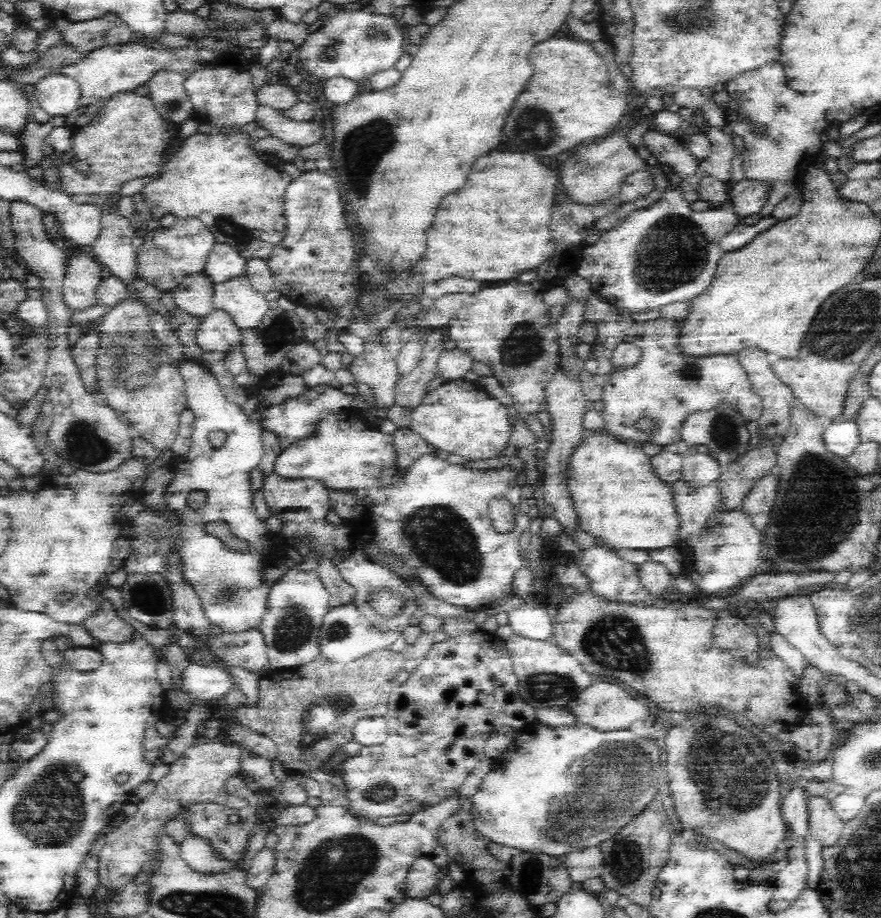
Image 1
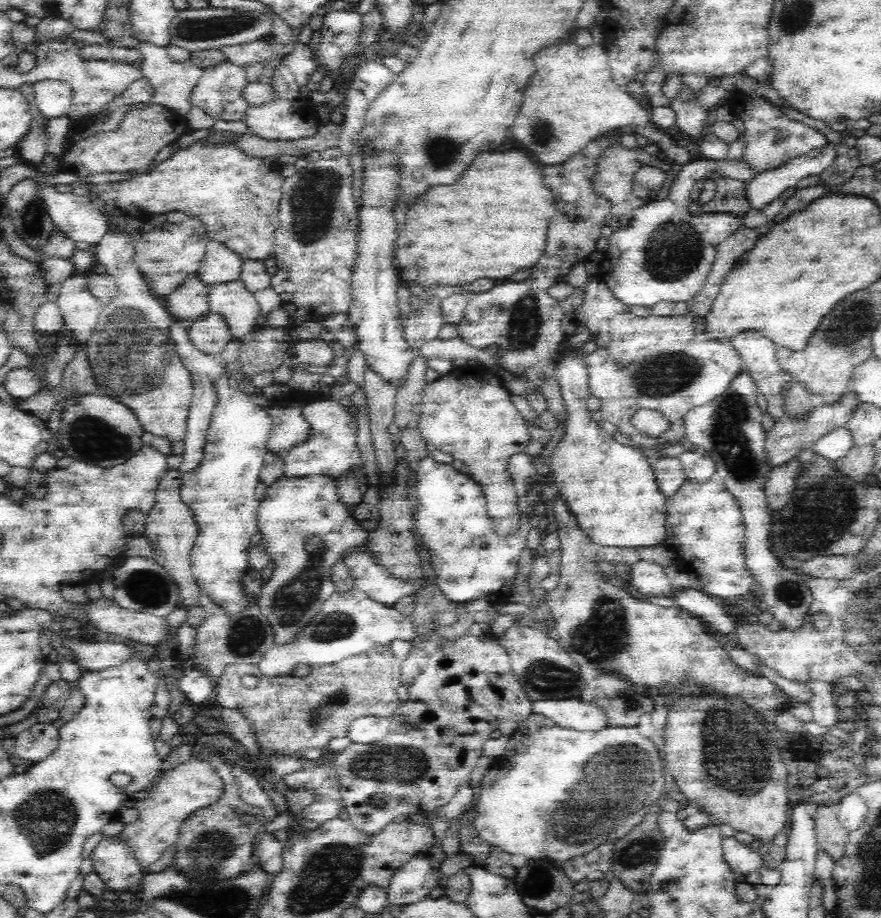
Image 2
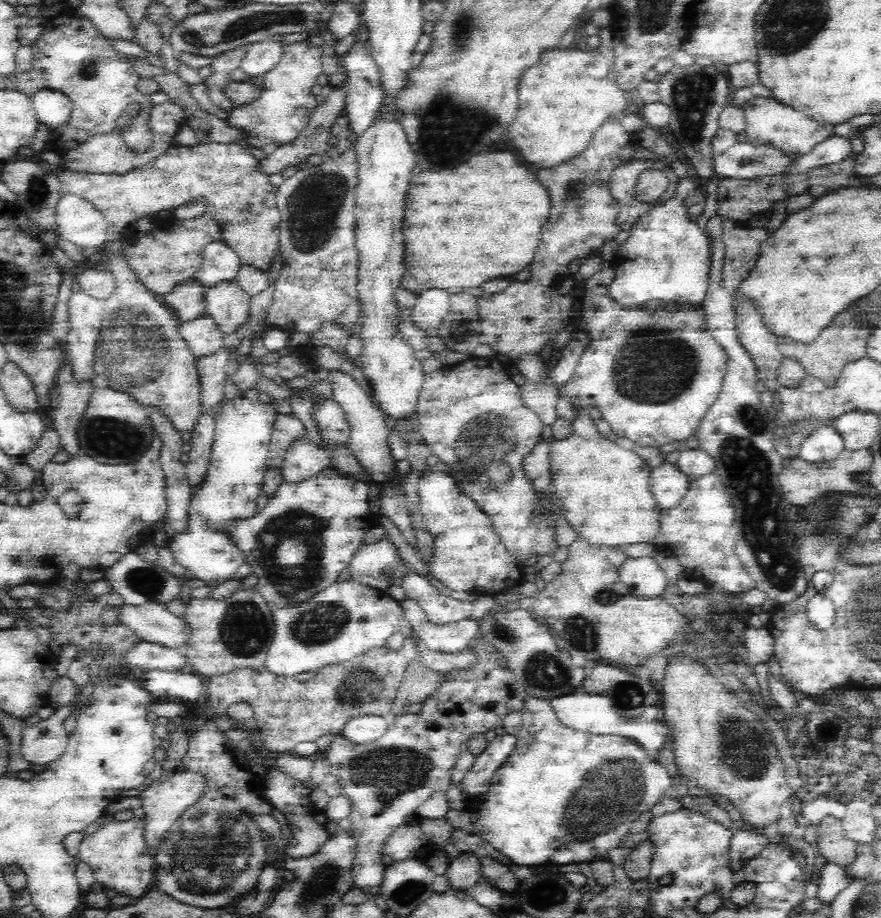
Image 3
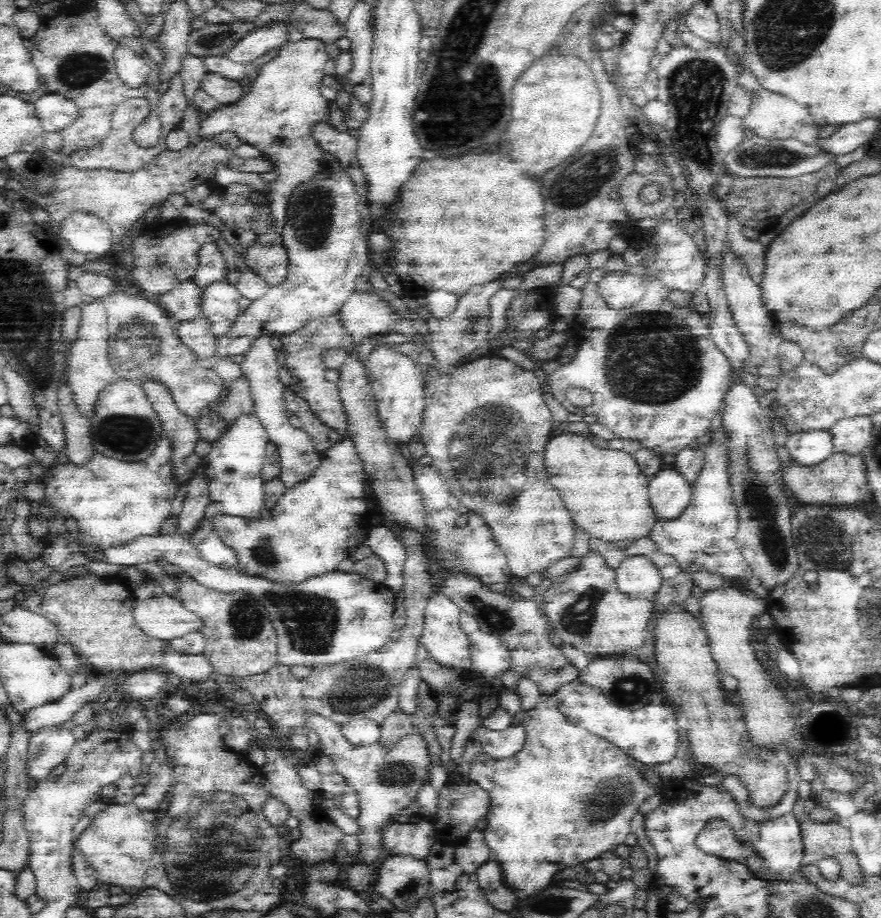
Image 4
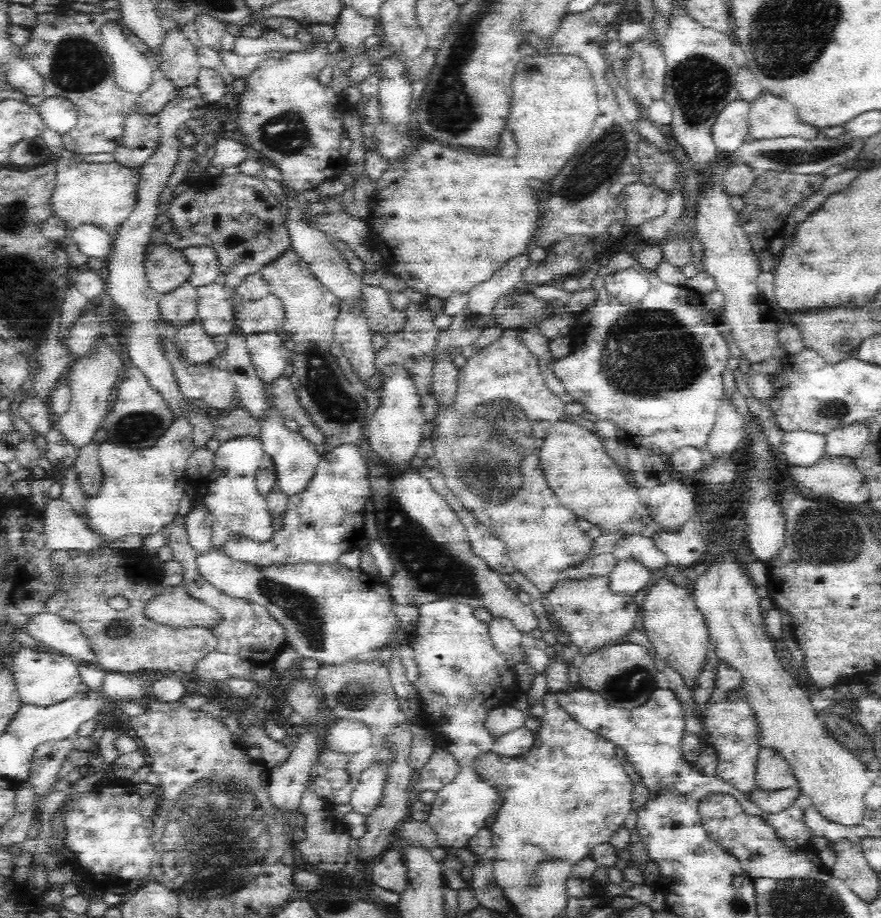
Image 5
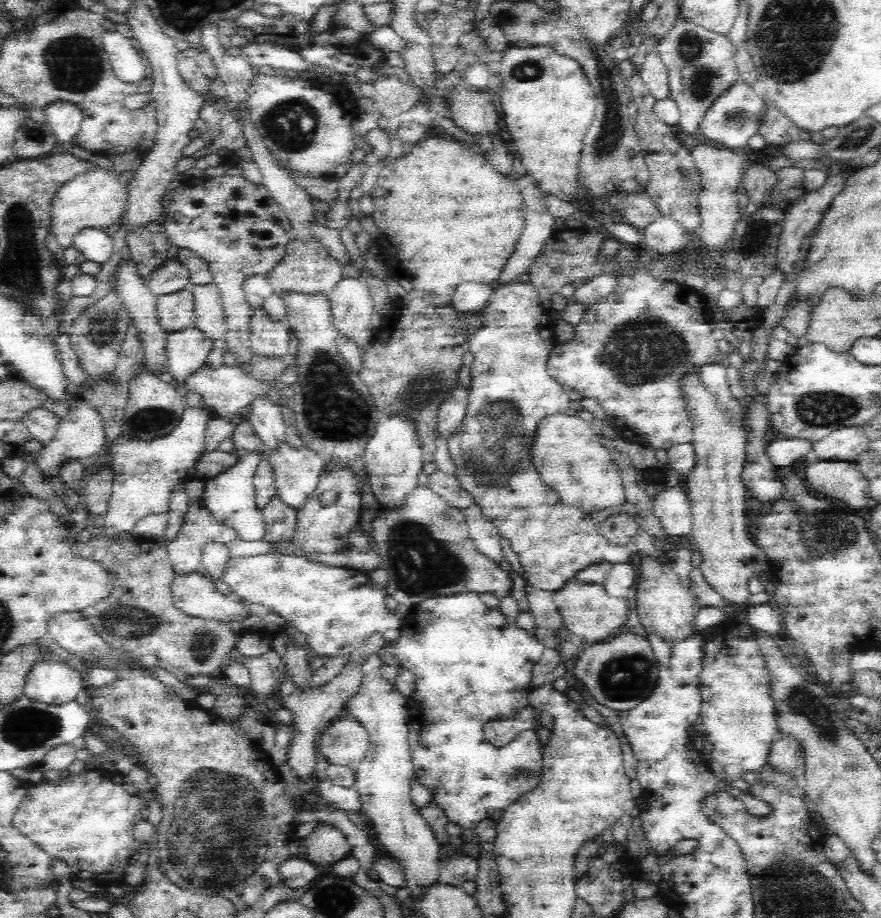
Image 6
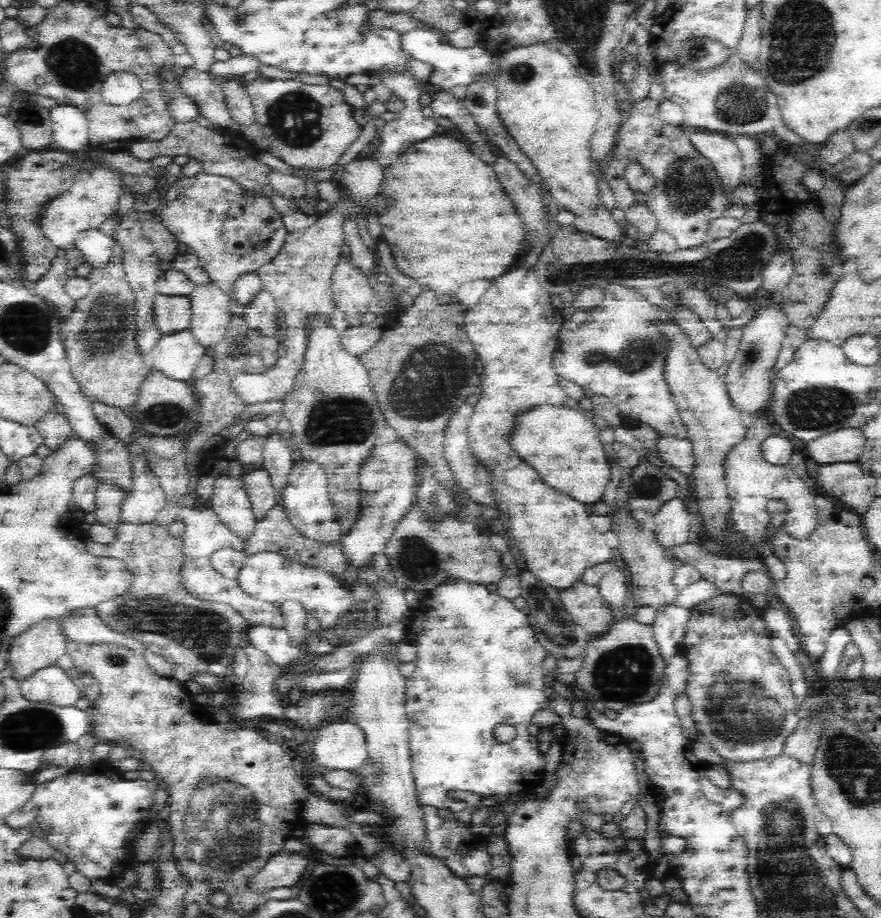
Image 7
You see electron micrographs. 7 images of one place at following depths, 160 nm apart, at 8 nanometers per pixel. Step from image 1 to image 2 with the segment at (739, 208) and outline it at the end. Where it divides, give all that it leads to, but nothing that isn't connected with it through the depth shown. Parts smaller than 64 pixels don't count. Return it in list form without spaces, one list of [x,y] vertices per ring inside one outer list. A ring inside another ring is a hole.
[[[827,142],[808,154],[793,158],[776,168],[758,173],[756,178],[746,182],[750,205],[760,210],[766,205],[780,202],[780,198],[796,189],[796,184],[808,176],[824,172],[838,156],[838,145]]]

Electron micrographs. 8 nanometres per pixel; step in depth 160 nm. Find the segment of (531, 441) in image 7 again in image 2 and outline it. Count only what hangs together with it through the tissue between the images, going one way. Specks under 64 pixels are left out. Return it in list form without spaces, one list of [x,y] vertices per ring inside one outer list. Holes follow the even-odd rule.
[[[565,348],[560,353],[557,369],[554,376],[562,393],[565,407],[565,428],[563,438],[558,442],[552,454],[548,455],[551,480],[558,489],[560,498],[566,503],[568,510],[574,516],[578,528],[599,546],[615,546],[620,548],[640,548],[662,545],[666,538],[666,499],[658,492],[652,474],[653,466],[648,463],[643,449],[618,443],[609,428],[602,422],[592,421],[590,410],[587,407],[588,389],[587,367],[584,363],[583,352],[570,351]]]

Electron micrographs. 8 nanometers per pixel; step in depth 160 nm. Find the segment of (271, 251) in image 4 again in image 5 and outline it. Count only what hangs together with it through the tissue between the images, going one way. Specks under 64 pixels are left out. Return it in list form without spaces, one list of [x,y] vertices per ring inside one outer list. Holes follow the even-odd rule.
[[[291,249],[286,250],[286,253],[260,273],[266,279],[270,294],[282,301],[286,320],[281,332],[291,345],[293,374],[300,381],[298,401],[312,424],[324,436],[322,456],[342,445],[359,447],[366,440],[367,432],[364,432],[364,428],[368,404],[362,390],[344,376],[339,359],[331,354],[340,300],[314,276],[308,264]]]

